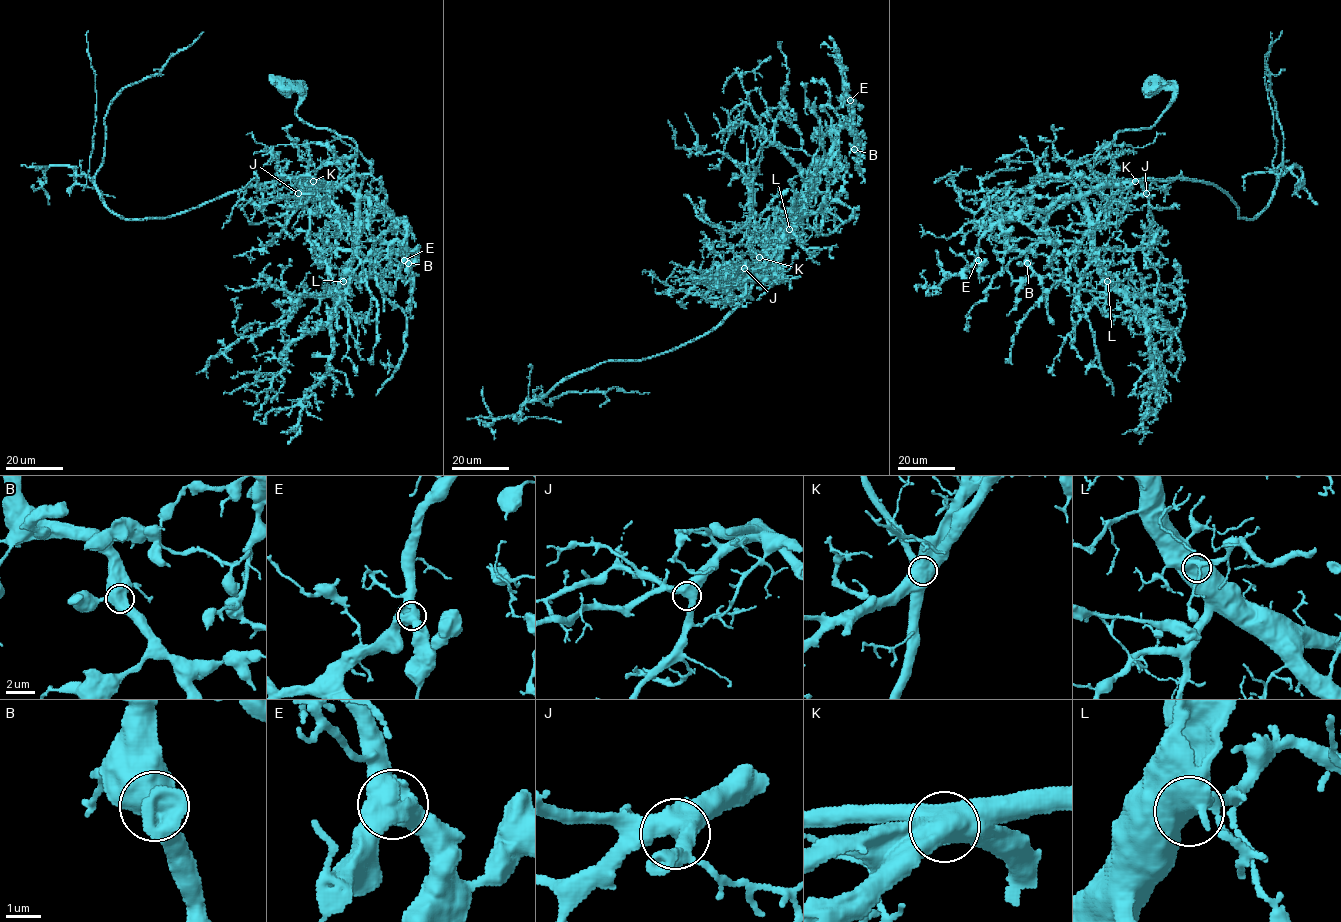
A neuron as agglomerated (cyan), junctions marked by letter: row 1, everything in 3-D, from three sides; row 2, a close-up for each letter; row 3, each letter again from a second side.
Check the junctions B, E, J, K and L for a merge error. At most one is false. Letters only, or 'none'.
K

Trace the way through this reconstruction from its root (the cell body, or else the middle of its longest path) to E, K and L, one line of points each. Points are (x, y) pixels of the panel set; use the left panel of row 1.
E: (284, 89), (301, 91), (300, 118), (355, 141), (353, 164), (338, 167), (405, 225), (404, 260)
K: (284, 89), (301, 91), (300, 118), (356, 145), (353, 164), (338, 167), (362, 178), (357, 194), (314, 180)
L: (284, 89), (301, 91), (300, 118), (356, 145), (353, 164), (338, 164), (362, 178), (343, 281)

